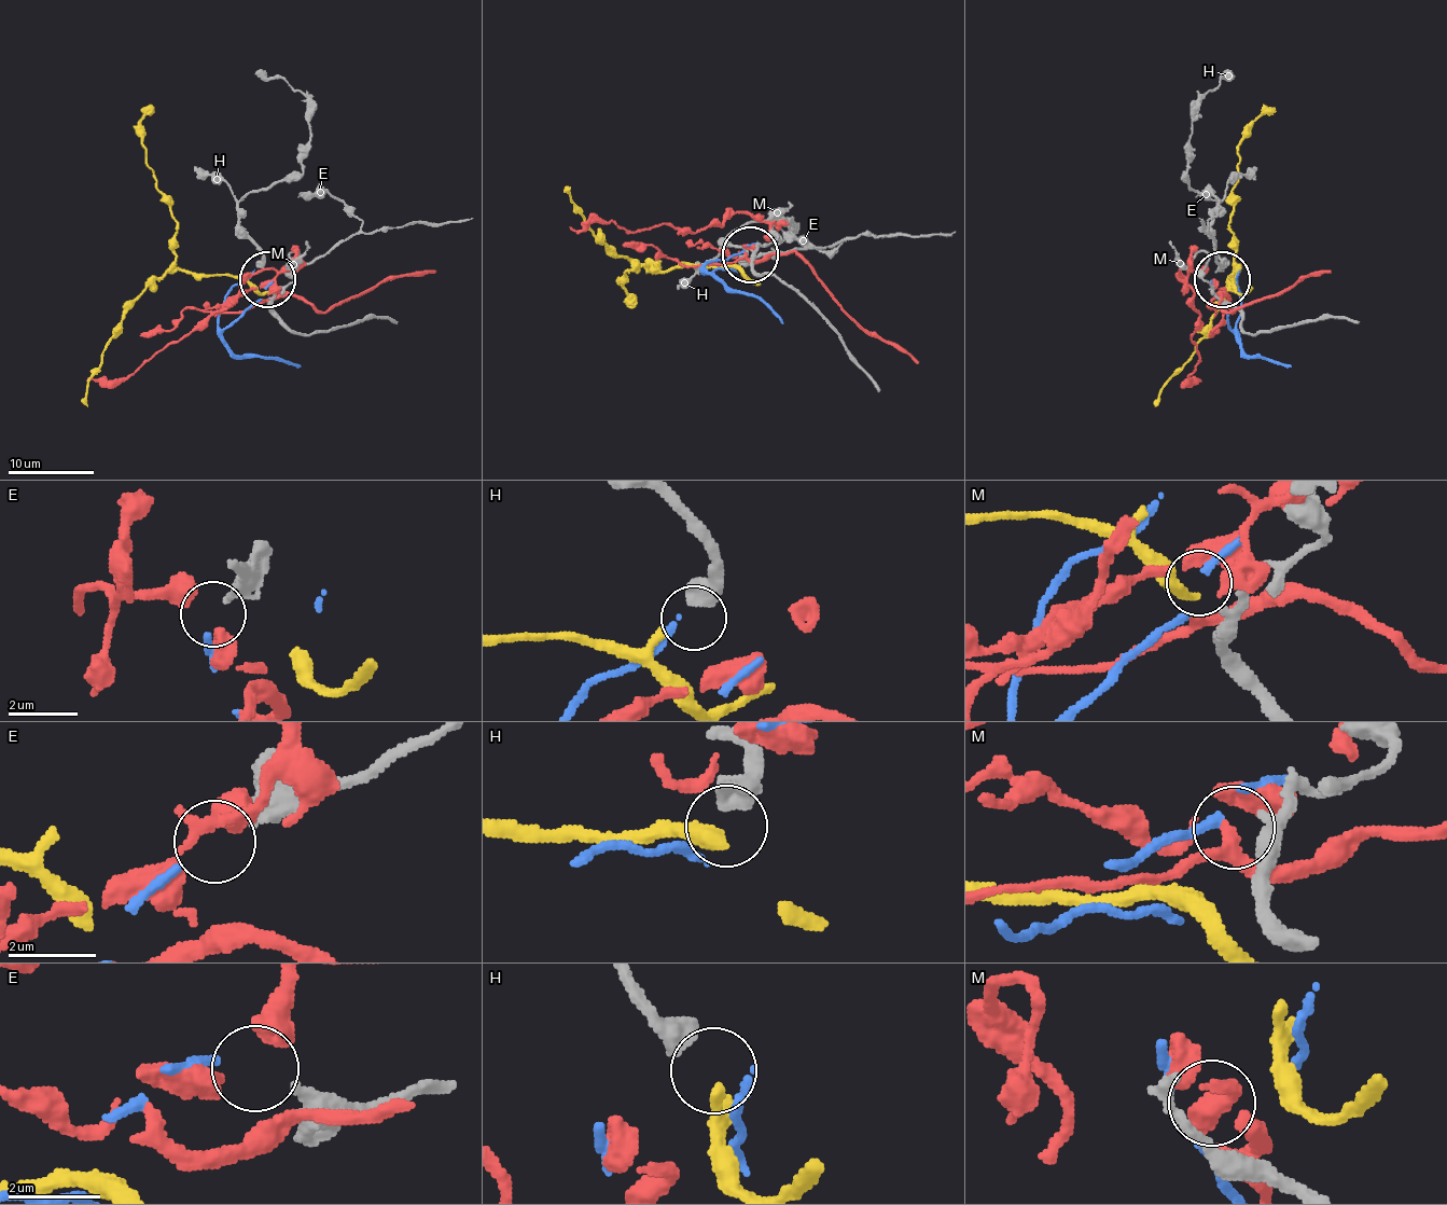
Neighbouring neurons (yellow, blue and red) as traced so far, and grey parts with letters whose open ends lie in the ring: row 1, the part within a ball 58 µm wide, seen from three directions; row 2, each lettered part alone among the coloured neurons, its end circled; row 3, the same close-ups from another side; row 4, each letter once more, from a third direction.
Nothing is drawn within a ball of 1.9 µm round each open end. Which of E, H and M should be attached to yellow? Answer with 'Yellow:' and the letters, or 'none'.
Yellow: H

